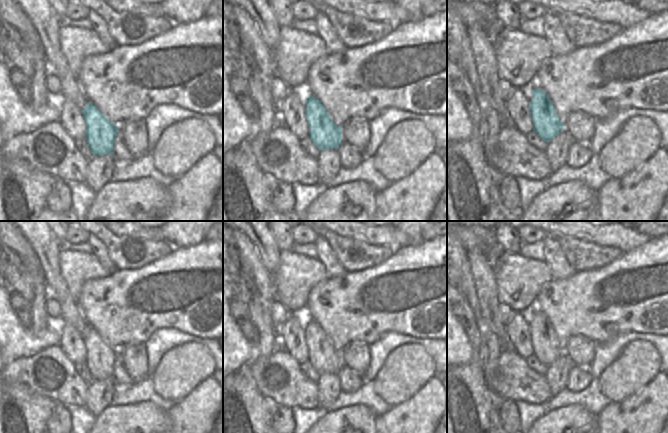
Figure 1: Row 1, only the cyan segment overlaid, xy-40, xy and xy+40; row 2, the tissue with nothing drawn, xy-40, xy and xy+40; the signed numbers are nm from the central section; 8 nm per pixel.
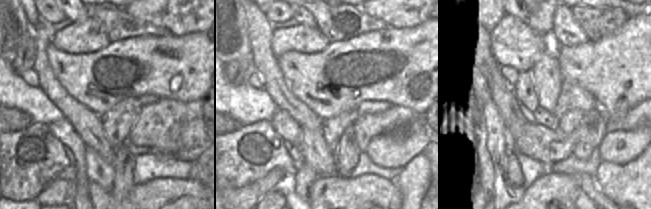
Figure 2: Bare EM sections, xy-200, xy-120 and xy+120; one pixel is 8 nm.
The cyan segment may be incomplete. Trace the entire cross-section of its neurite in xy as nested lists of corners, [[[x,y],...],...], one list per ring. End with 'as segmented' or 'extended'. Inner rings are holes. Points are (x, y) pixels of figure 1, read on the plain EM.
[[[307,316],[305,341],[309,349],[309,361],[321,374],[338,372],[341,365],[341,350],[336,350],[323,328]]]; as segmented

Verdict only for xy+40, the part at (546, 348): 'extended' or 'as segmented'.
as segmented

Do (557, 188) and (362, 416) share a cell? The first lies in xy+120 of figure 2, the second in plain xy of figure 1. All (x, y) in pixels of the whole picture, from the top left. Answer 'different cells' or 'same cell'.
same cell

